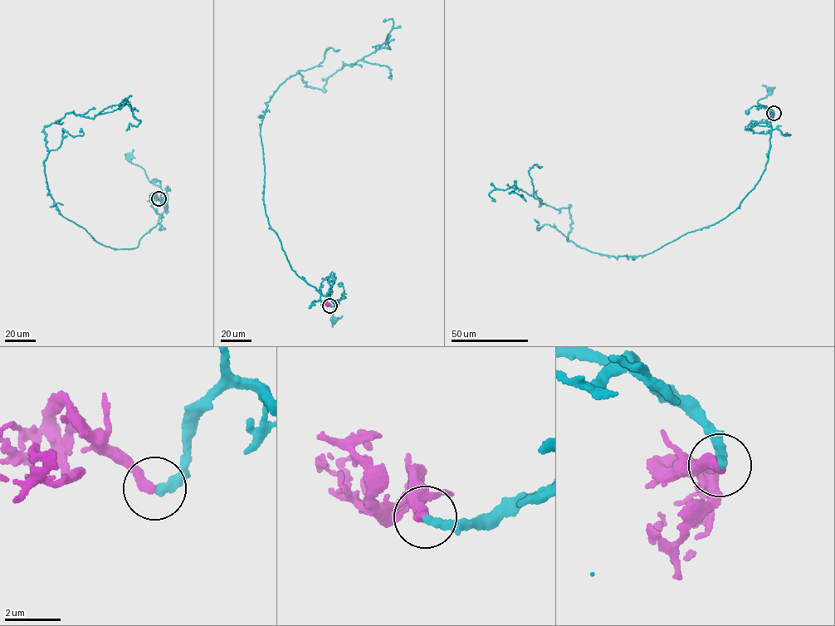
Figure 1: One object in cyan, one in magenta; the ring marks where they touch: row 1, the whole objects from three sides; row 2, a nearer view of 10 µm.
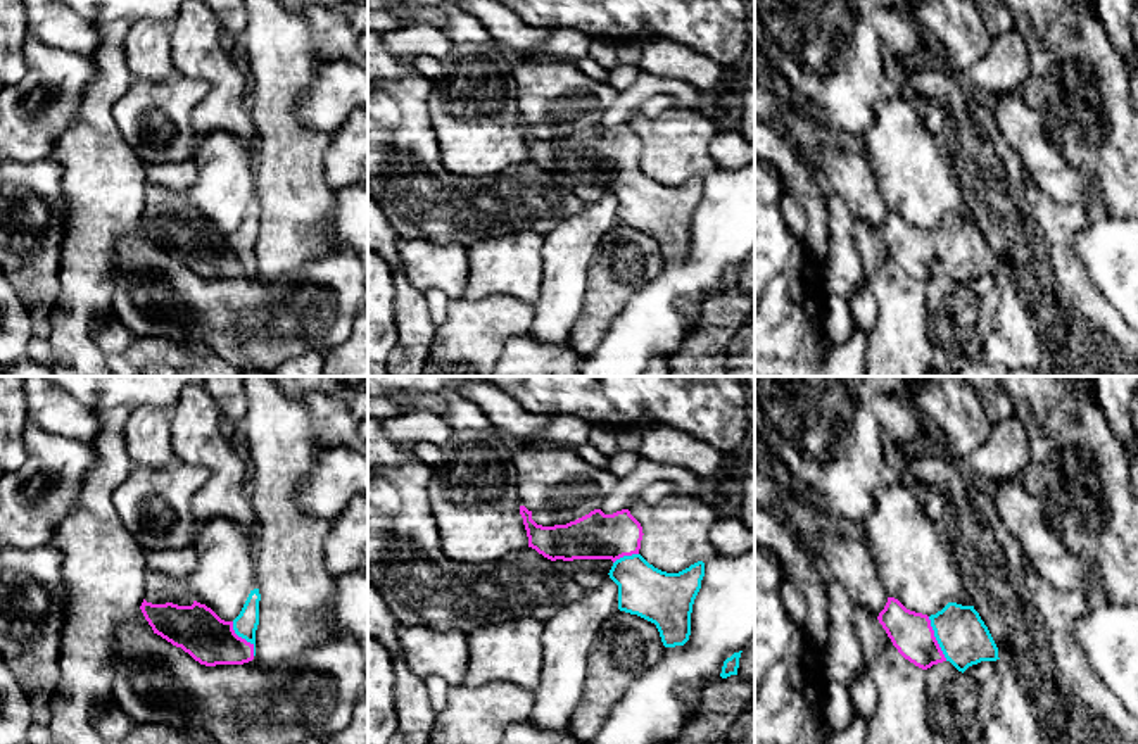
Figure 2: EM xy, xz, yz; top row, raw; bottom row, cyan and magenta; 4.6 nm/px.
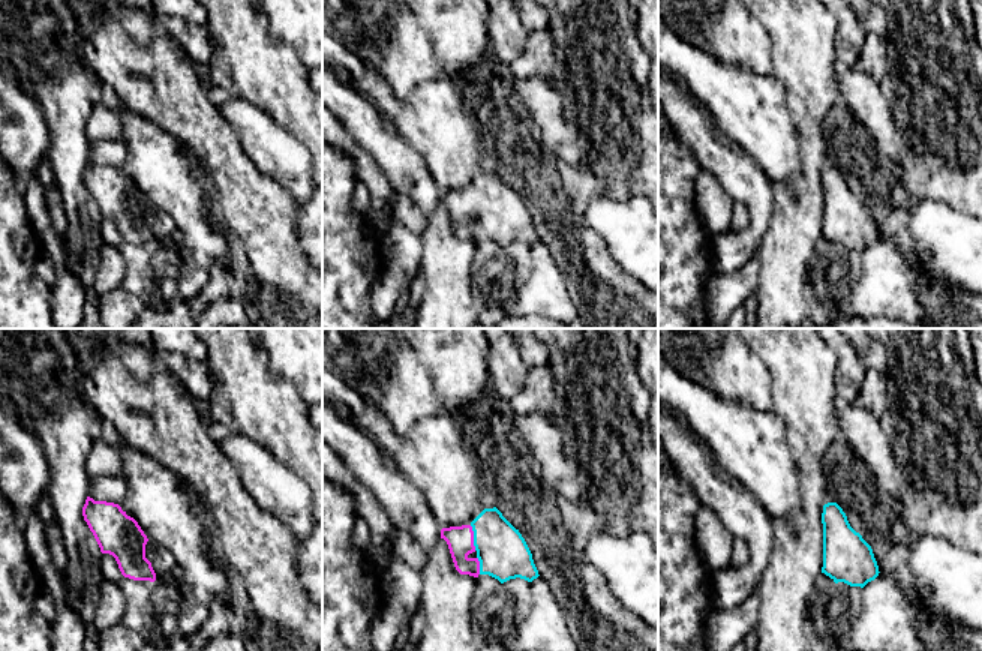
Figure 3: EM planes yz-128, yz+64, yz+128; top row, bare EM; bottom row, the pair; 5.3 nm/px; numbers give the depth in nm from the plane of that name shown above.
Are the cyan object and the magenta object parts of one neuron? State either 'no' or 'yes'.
yes

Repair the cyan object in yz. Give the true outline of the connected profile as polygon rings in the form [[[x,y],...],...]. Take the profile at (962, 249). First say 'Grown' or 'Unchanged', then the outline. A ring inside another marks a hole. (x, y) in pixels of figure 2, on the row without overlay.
Grown. [[[888,211],[877,233],[898,266],[922,283],[950,274],[964,287],[981,274],[1000,273],[998,261],[974,219],[948,216],[927,230]]]

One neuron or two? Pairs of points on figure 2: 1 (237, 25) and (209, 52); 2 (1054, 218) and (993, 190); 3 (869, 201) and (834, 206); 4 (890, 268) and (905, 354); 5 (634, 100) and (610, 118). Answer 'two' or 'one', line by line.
1: two
2: one
3: two
4: one
5: one

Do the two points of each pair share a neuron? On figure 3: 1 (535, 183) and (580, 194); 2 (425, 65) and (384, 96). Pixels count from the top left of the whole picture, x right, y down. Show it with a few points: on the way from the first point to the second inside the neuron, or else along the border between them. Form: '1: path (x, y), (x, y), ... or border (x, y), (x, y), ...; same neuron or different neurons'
1: path (546, 194), (570, 195); same neuron
2: border (368, 66), (399, 99), (428, 81); different neurons

